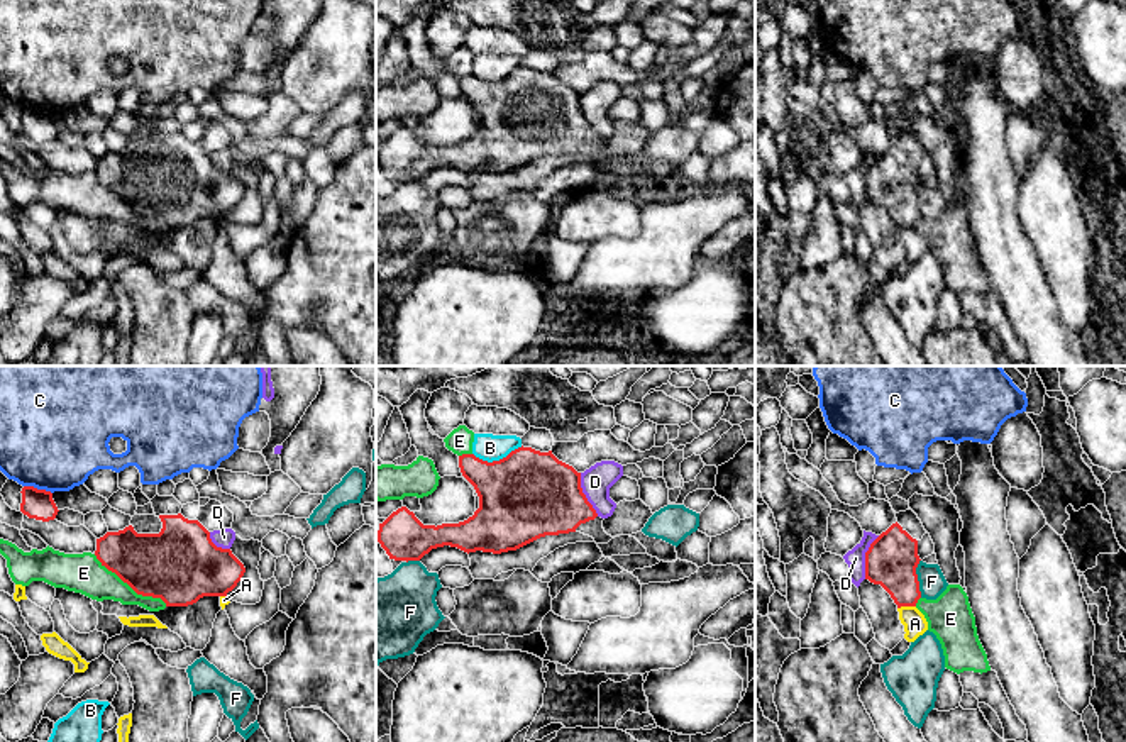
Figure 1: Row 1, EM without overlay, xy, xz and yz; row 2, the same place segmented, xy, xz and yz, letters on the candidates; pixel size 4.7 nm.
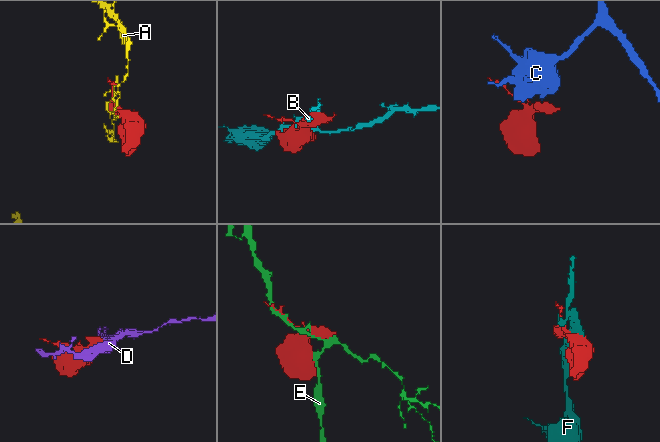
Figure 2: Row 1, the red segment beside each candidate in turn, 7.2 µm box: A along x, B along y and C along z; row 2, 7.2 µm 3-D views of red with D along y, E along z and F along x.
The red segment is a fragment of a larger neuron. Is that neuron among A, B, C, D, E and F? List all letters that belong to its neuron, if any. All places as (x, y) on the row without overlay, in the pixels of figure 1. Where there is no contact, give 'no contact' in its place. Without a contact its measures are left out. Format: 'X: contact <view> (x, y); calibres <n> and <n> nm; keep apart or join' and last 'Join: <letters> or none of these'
A: contact yz (906, 226); calibres 240 and 110 nm; keep apart
B: contact xz (496, 82); calibres 420 and 130 nm; keep apart
C: contact xy (36, 109); calibres 140 and 480 nm; keep apart
D: contact xz (585, 116); calibres 400 and 140 nm; keep apart
E: contact xy (131, 207); calibres 360 and 190 nm; keep apart
F: contact yz (916, 199); calibres 240 and 130 nm; keep apart
Join: none of these

